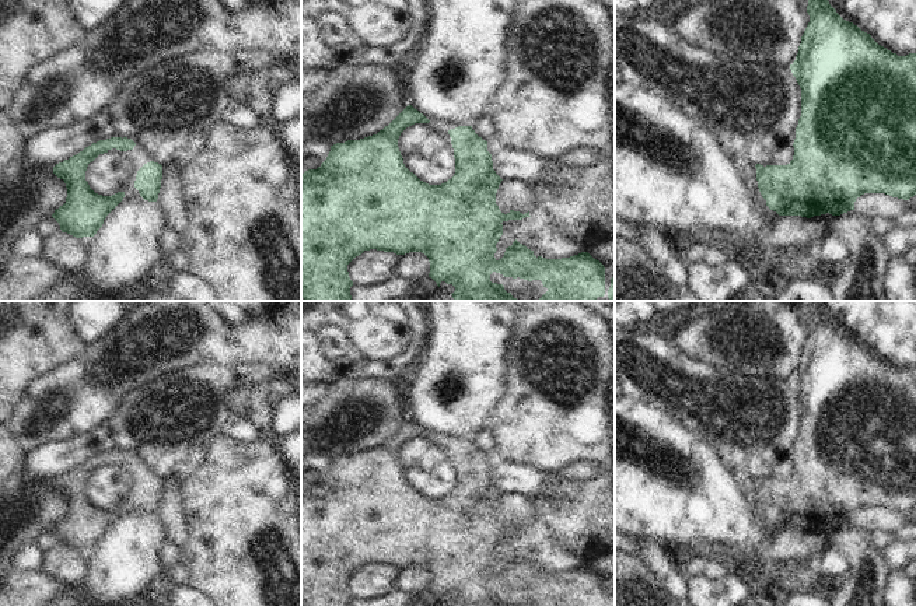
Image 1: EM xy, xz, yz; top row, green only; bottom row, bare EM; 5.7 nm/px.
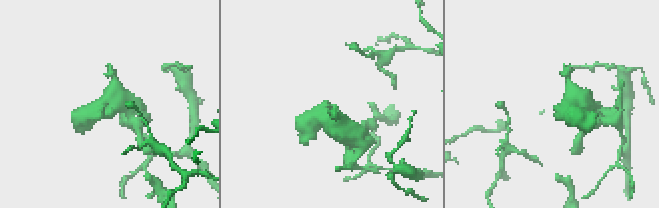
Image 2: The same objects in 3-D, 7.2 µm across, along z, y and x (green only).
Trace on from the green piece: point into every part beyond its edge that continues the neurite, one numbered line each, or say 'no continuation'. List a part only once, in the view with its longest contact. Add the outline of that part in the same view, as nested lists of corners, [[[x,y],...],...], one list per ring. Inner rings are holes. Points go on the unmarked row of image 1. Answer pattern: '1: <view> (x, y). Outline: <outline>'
no continuation

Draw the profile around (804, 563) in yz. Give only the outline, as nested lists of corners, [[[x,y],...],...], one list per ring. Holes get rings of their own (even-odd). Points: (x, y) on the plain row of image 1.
[[[826,543],[826,546],[821,551],[817,551],[807,557],[801,557],[798,560],[789,560],[789,561],[777,563],[777,564],[779,564],[780,570],[794,574],[800,570],[808,570],[811,567],[818,567],[818,561],[822,558],[822,554],[831,549],[833,549],[833,547]]]

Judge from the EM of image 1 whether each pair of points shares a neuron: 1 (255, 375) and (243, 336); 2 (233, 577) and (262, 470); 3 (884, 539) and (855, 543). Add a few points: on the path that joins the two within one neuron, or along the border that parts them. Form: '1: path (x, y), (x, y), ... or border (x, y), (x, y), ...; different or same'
1: border (219, 365), (266, 364), (279, 365), (285, 370); different
2: path (231, 550), (245, 536), (245, 497); same
3: border (869, 533), (870, 543), (881, 552); different

